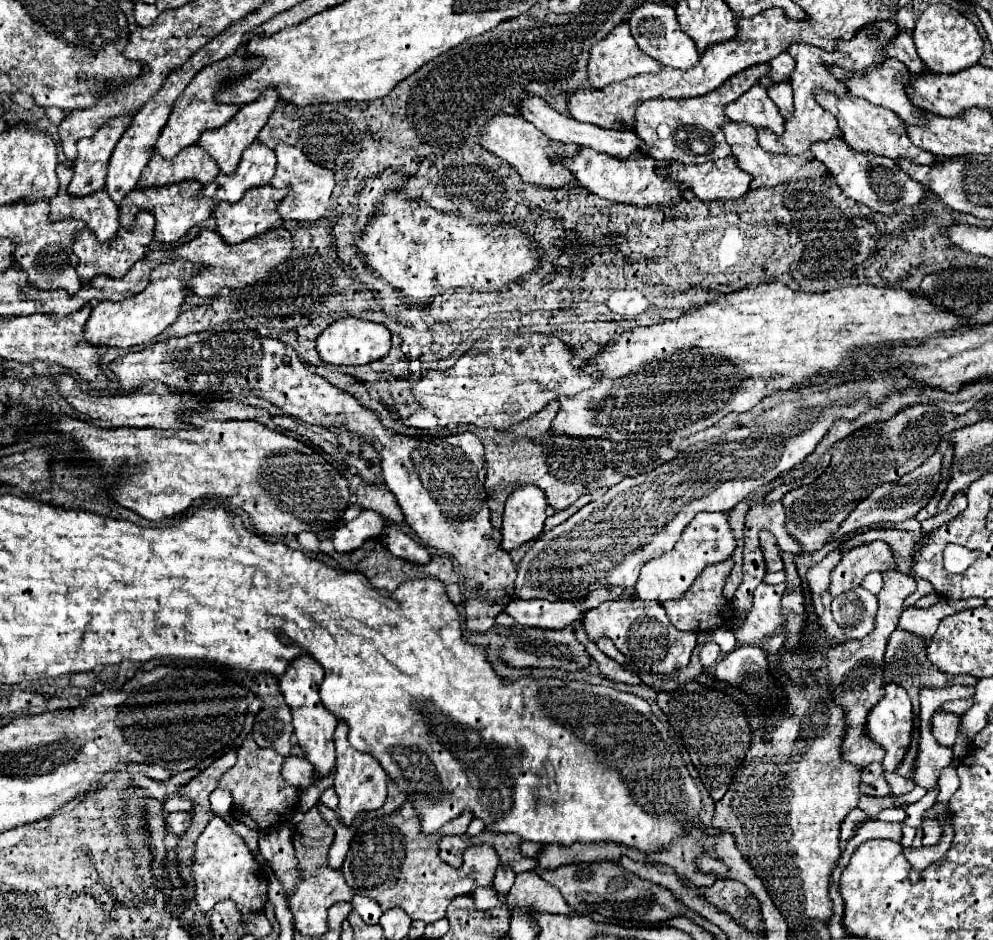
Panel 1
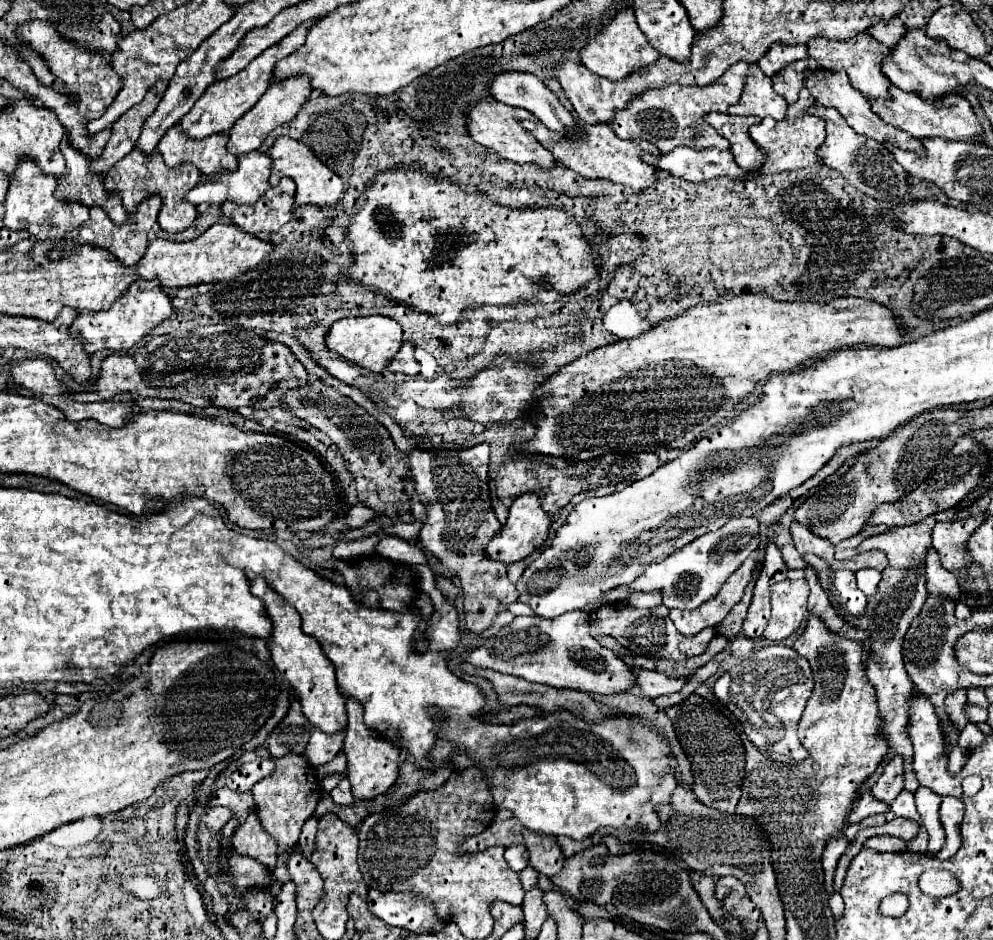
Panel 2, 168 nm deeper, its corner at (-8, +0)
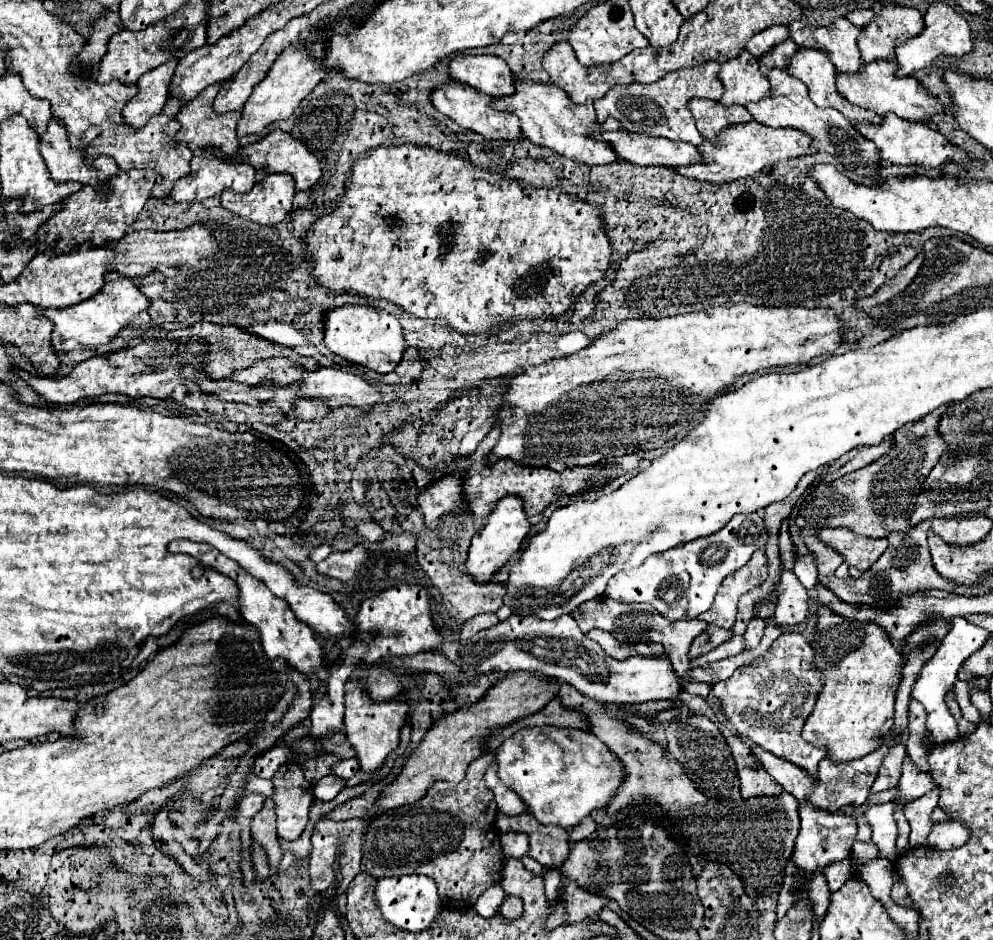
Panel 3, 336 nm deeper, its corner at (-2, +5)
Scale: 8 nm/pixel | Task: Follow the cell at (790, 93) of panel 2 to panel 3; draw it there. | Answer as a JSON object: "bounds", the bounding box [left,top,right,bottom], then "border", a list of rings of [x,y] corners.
{"bounds":[758,37,798,75],"border":[[[788,37],[786,41],[778,43],[776,47],[772,47],[768,53],[764,53],[764,55],[758,59],[760,71],[762,71],[764,75],[768,75],[768,71],[774,69],[774,67],[784,69],[796,51],[798,51],[798,45],[794,45],[794,41]]]}

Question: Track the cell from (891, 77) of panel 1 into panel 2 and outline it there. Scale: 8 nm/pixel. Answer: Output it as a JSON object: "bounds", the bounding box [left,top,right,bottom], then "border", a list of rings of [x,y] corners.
{"bounds":[808,34,890,98],"border":[[[858,34],[850,40],[826,40],[826,38],[814,38],[808,42],[808,54],[814,58],[824,70],[832,72],[844,72],[852,84],[852,88],[860,90],[866,98],[890,98],[888,92],[888,78],[882,72],[882,62],[888,56],[888,48],[884,48],[880,42],[876,42],[868,34]]]}

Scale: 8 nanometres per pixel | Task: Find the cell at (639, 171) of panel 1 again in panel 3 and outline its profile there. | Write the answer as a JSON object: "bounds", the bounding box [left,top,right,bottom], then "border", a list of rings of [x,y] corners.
{"bounds":[504,73,618,165],"border":[[[514,73],[514,87],[516,91],[510,97],[504,97],[504,103],[506,109],[520,119],[520,129],[532,143],[554,149],[560,155],[586,165],[606,165],[618,159],[606,141],[596,141],[590,137],[600,131],[600,123],[594,119],[596,113],[592,101],[578,105],[570,101],[568,93],[558,89],[556,85],[540,83],[534,79],[522,79],[516,73]]]}

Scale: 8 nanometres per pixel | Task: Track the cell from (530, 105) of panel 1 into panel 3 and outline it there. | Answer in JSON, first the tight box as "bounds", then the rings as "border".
{"bounds":[448,55,514,97],"border":[[[456,55],[448,63],[448,73],[452,79],[468,83],[490,97],[514,93],[512,71],[508,69],[506,61],[494,55]]]}

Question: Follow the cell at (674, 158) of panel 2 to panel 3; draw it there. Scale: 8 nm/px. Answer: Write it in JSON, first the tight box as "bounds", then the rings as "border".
{"bounds":[598,131,700,167],"border":[[[604,131],[598,133],[598,137],[602,137],[602,141],[608,141],[618,157],[636,165],[680,167],[700,161],[696,147],[684,141],[646,137],[630,131]]]}

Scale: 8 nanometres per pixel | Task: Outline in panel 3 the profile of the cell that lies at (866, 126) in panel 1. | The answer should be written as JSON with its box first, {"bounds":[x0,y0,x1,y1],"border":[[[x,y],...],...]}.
{"bounds":[786,49,882,123],"border":[[[798,49],[798,53],[790,59],[786,71],[800,79],[810,93],[810,99],[818,105],[818,107],[832,107],[838,109],[846,119],[850,119],[852,123],[856,121],[868,121],[868,123],[880,123],[882,117],[876,115],[874,111],[856,107],[852,103],[848,103],[844,97],[840,97],[836,93],[836,71],[834,65],[830,63],[830,59],[826,57],[826,53],[822,53],[820,49]]]}

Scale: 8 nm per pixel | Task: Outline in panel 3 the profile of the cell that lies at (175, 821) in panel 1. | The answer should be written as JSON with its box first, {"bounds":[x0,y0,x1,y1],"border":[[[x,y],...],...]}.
{"bounds":[234,793,264,819],"border":[[[252,793],[252,795],[246,795],[240,799],[236,811],[234,811],[234,819],[240,817],[240,815],[246,815],[246,817],[254,817],[254,813],[258,813],[264,805],[264,797],[260,793]]]}

